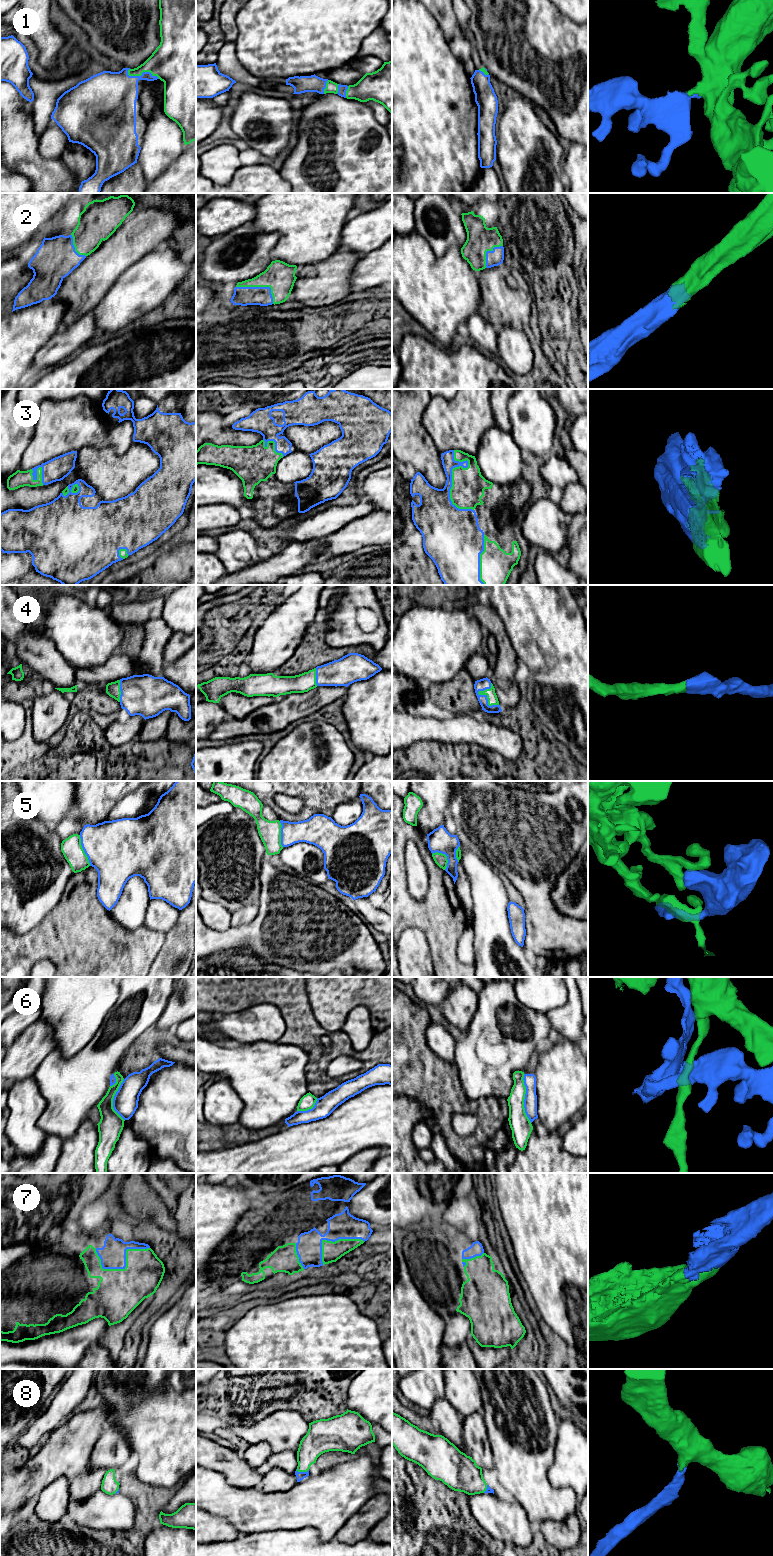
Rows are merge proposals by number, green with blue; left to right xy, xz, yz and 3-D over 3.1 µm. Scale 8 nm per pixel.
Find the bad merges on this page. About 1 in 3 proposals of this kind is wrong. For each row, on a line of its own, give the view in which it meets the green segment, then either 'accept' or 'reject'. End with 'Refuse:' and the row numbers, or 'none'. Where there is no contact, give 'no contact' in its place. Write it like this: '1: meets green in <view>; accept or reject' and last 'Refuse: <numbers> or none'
1: meets green in xy; accept
2: meets green in xz; accept
3: meets green in yz; accept
4: meets green in yz; accept
5: meets green in xy; reject
6: meets green in yz; reject
7: meets green in xy; accept
8: meets green in xz; accept
Refuse: 5, 6

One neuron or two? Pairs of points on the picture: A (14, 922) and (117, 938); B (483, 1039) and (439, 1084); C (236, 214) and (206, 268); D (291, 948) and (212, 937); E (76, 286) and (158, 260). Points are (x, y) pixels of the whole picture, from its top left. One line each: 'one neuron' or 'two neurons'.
A: two neurons
B: two neurons
C: two neurons
D: one neuron
E: two neurons

